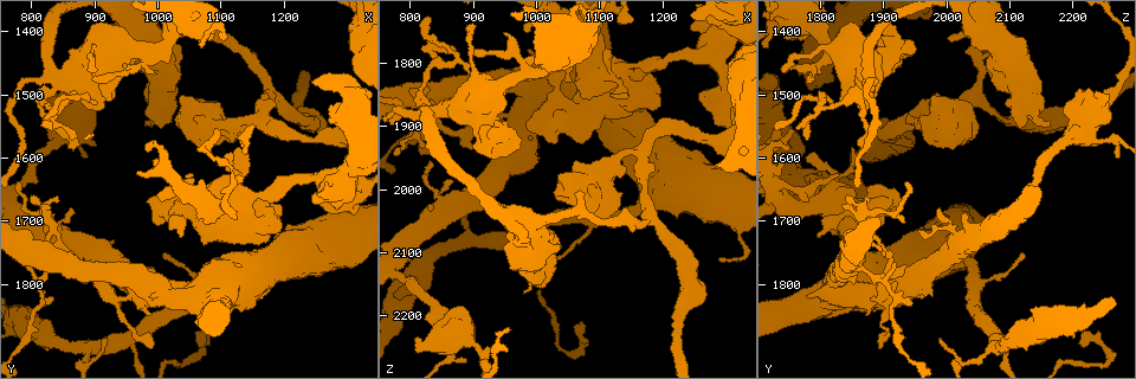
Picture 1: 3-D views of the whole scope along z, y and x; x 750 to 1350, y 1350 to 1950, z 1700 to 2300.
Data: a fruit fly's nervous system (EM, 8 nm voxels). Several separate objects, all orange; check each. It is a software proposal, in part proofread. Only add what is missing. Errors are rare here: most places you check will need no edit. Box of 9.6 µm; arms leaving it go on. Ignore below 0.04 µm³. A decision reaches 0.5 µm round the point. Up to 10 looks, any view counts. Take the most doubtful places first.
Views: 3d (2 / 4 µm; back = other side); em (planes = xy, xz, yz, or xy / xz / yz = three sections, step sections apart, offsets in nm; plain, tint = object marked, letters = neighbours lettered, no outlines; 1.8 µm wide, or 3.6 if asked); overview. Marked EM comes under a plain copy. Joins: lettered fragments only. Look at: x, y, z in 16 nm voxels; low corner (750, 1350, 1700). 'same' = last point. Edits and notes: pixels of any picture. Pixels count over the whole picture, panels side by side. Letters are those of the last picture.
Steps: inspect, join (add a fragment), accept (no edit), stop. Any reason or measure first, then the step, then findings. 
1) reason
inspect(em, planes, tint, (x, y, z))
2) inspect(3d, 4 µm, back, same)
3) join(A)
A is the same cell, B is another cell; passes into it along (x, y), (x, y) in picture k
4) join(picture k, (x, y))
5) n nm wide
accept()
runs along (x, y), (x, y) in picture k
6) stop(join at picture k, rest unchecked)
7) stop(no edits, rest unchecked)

sharp bend
inspect(3d, 4 µm, (1255, 1630, 1790))

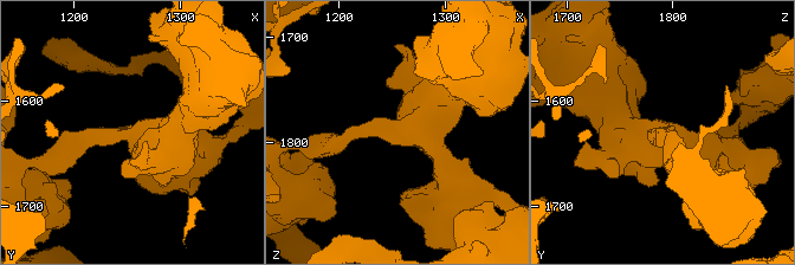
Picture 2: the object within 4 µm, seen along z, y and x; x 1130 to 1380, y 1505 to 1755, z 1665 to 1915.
inspect(em, 3.6 µm, planes, letters, (1256, 1632, 1786))

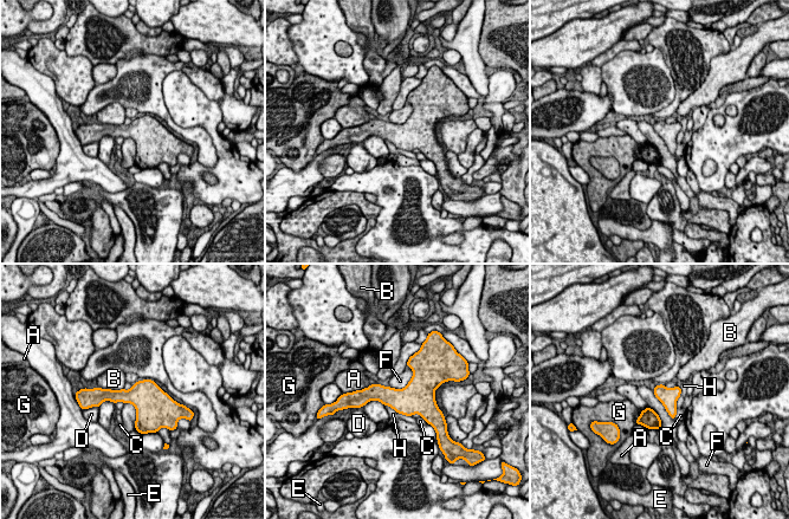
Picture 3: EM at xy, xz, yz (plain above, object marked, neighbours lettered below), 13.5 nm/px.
accept()
A, B, C, D, E, F, G and H are other cells; border along (412, 369), (402, 388), (389, 387) in picture 3; none of them fits

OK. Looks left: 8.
sharp bend
inspect(3d, 4 µm, (830, 1700, 1865))

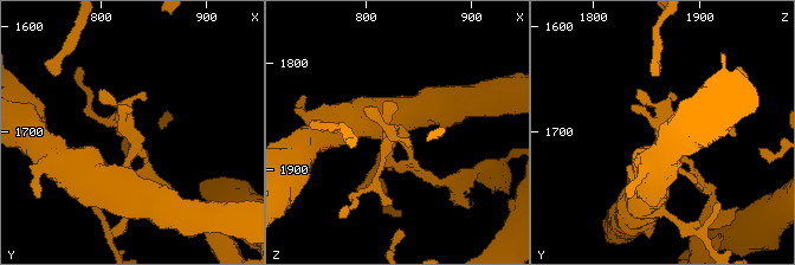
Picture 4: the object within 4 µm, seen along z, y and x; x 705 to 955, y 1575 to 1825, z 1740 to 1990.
inspect(em, xy, step 4, tint, (830, 1700, 1862))

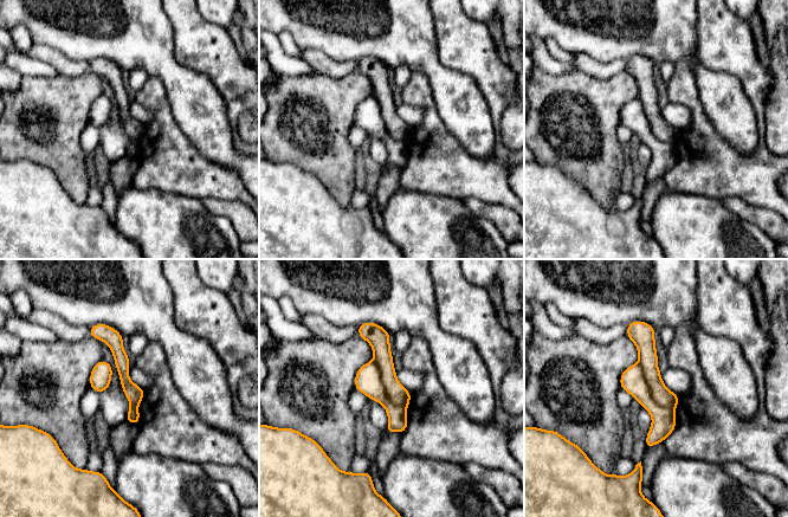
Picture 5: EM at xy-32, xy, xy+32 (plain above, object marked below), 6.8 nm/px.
cut it another way
inspect(em, planes, letters, same)

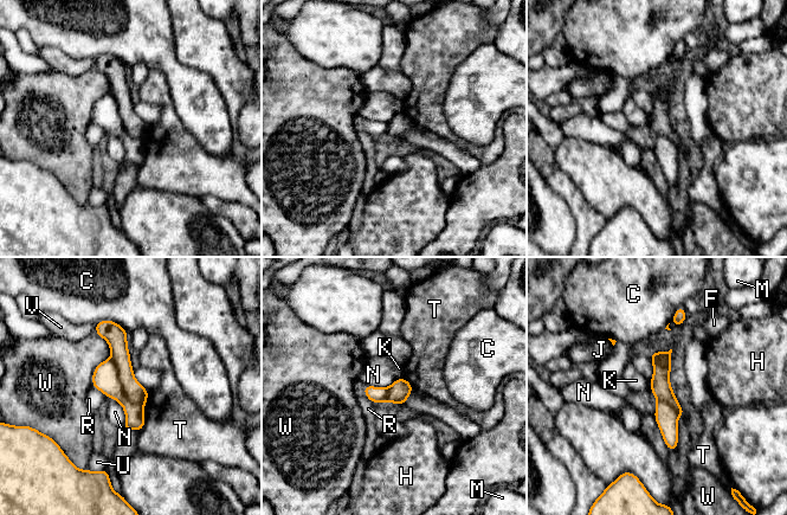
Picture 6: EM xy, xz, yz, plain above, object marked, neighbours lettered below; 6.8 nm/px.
150 nm wide
accept()
C, F, H, J, K, M, N, R, T, U, V and W are other cells; border along (105, 396), (121, 405), (123, 425) in picture 6; no lettered fragment goes on from it

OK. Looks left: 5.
free end
inspect(em, 3.6 µm, planes, letters, (1035, 1725, 1795))

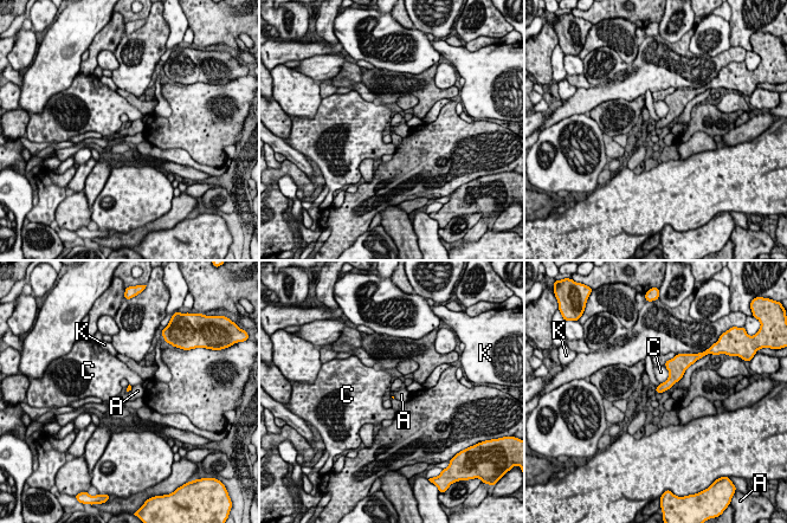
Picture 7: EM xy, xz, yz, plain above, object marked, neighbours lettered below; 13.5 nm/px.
accept()
A, C and K are other cells; border along (656, 392), (660, 394) in picture 7; no lettered fragment goes on from it

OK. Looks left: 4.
an open end
inspect(3d, 2 µm, back, (1125, 1585, 1850))

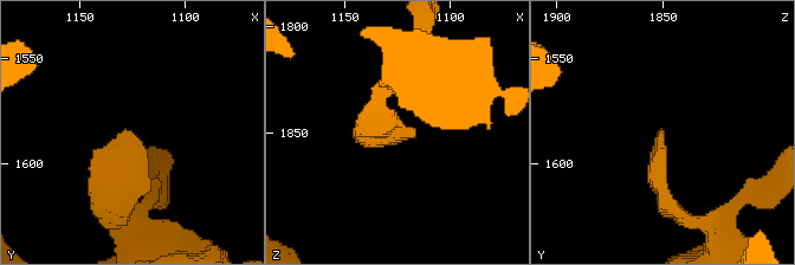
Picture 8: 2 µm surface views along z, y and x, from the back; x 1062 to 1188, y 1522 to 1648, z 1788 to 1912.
inspect(em, planes, letters, (1123, 1586, 1852))

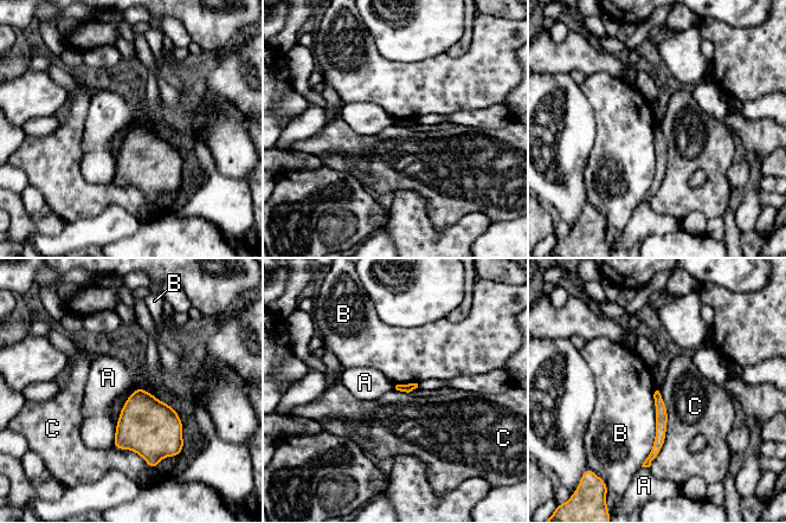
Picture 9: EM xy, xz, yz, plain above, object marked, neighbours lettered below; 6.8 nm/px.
B touches over 500 nm
accept()
A, B and C are other cells; no lettered fragment goes on from it

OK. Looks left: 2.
stop(no edits, rest unchecked)

